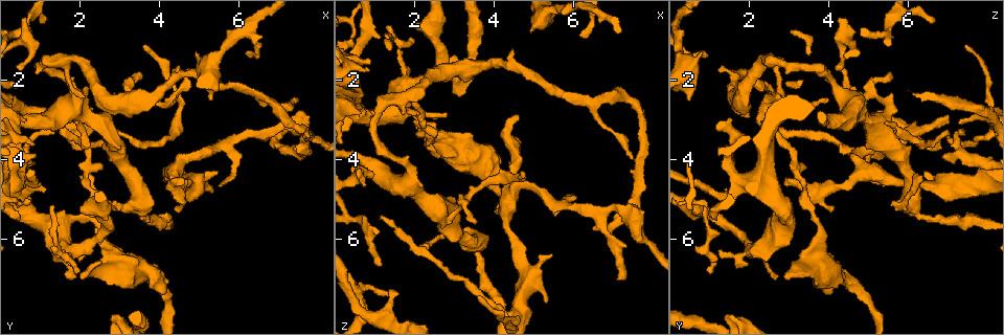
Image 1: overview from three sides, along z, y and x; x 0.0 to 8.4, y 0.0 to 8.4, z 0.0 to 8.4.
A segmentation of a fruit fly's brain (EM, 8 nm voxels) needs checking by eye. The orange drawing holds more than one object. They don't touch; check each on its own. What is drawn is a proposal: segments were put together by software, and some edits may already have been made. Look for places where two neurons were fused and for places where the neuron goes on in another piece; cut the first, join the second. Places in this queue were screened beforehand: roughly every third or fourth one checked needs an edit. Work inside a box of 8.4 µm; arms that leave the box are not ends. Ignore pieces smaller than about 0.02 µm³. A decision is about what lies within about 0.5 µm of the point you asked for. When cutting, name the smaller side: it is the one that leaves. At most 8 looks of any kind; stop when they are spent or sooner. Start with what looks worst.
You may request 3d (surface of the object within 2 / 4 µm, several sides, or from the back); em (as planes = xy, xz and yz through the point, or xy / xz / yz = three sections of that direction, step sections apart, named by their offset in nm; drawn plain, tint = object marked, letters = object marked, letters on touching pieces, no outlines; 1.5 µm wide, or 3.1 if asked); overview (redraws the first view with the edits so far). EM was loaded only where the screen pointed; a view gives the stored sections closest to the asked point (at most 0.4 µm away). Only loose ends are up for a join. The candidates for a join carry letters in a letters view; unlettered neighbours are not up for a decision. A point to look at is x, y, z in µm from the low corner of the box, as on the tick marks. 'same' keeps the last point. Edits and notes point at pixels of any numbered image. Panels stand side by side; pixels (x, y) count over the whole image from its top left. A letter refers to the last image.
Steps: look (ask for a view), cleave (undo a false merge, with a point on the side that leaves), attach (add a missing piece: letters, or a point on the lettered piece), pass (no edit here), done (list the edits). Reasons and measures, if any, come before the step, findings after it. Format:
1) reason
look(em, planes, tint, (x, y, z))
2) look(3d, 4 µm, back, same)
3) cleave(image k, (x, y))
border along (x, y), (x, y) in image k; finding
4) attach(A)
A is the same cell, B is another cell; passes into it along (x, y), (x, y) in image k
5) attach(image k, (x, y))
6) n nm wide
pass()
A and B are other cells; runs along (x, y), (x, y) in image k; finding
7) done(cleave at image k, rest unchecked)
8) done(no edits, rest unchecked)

branch stops here
look(em, planes, letters, (3.60, 1.15, 7.45))

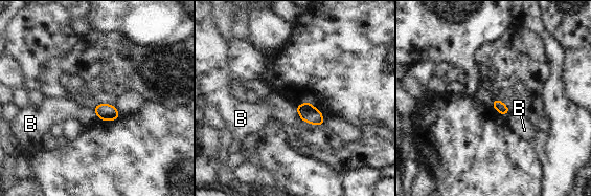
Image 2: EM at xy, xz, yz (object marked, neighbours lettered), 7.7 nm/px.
80 nm wide; B touches over 120 nm
pass()
B is another cell; no lettered piece goes on from it

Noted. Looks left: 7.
thin end
look(em, planes, tint, (2.15, 2.45, 2.85))

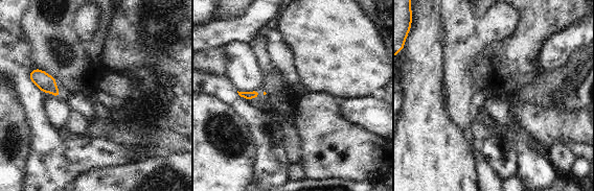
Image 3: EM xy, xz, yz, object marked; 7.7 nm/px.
look(em, planes, letters, same)

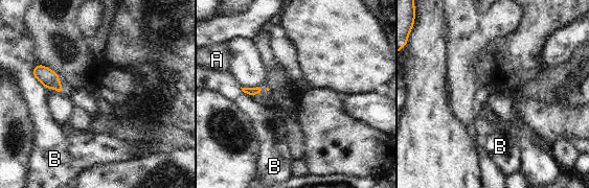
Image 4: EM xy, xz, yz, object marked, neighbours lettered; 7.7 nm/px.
B touches over 220 nm
pass()
A and B are other cells; border along (38, 64), (32, 74), (48, 89) in image 4; none of them fits

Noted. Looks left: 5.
thin end
look(em, planes, letters, (2.00, 6.85, 1.05))

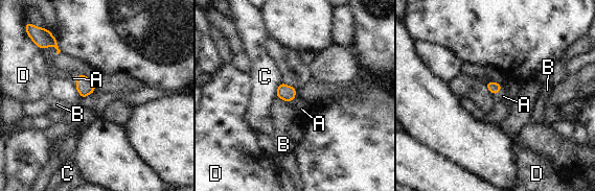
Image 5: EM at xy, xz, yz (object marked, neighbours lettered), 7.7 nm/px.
attach(A)
A is the same cell, B, C and D are other cells; passes into it along (287, 93), (294, 98), (301, 109) in image 5; the neuron continues

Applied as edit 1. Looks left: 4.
done(attach at image 5, rest unchecked)

